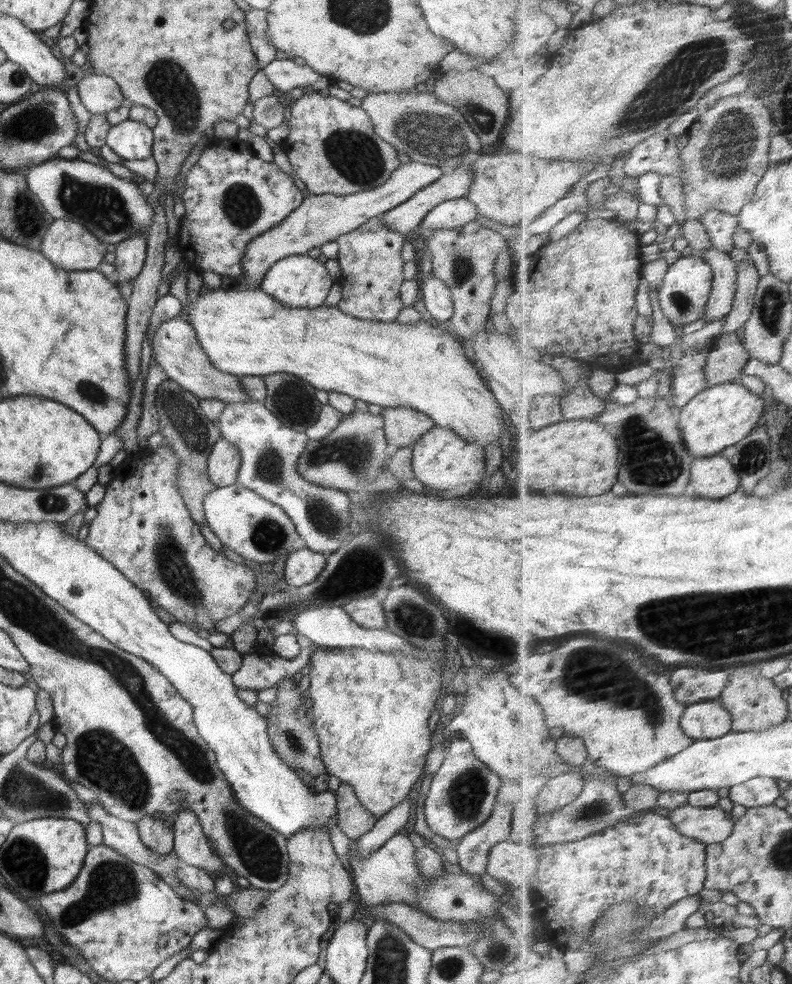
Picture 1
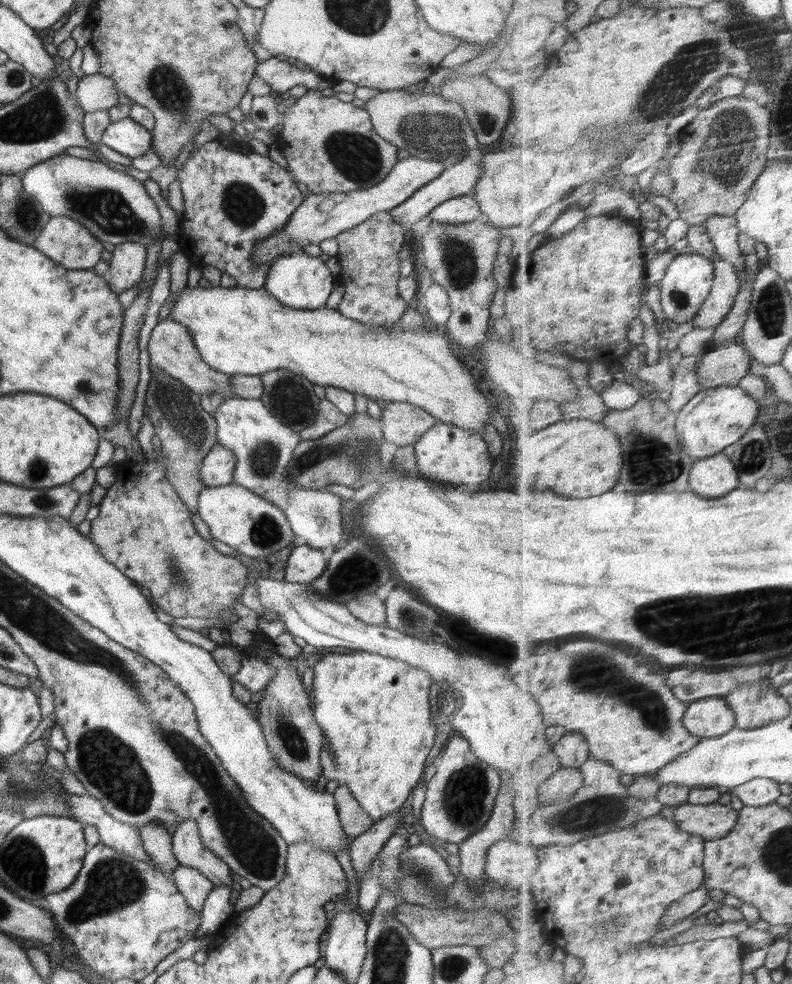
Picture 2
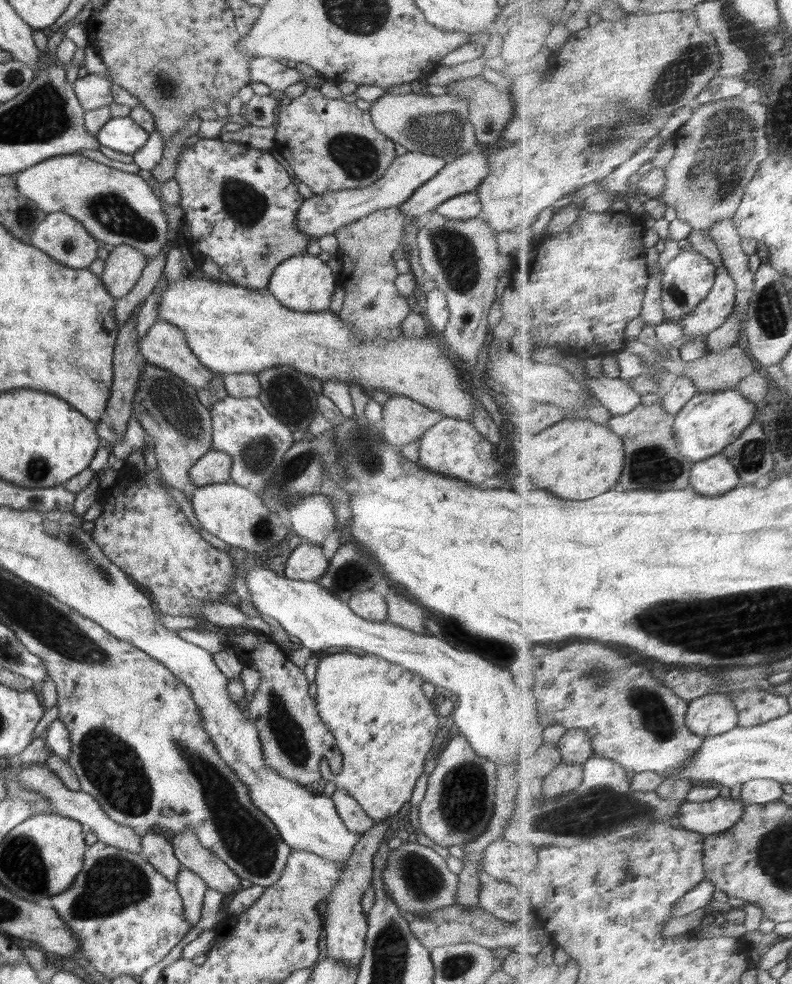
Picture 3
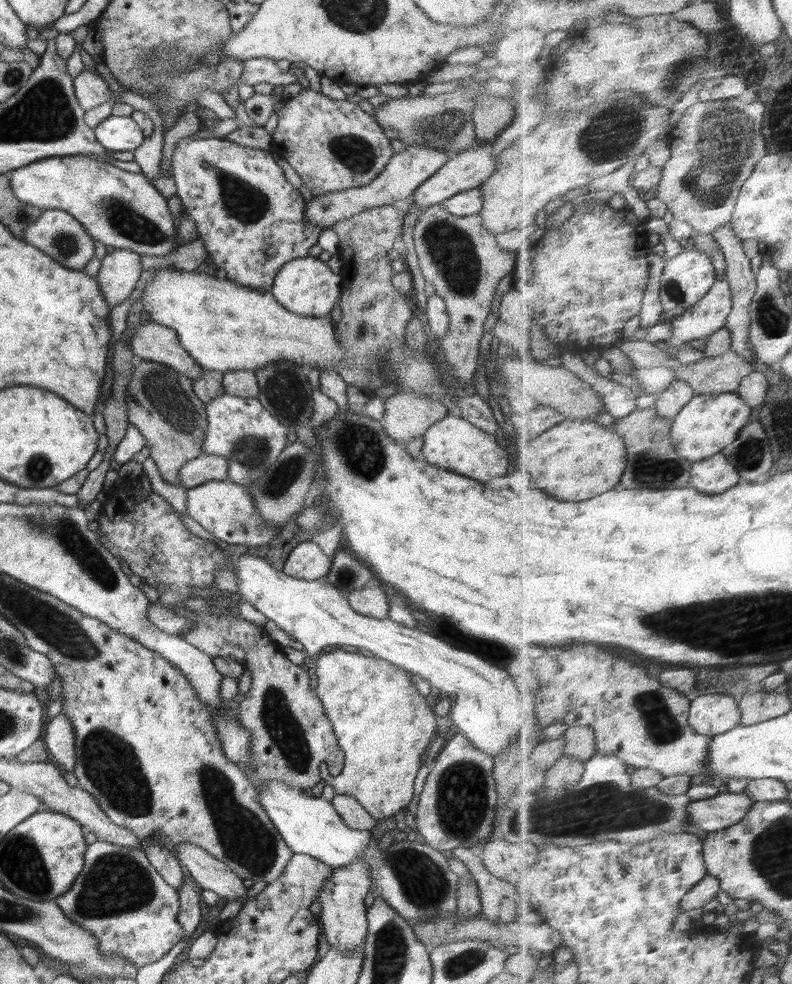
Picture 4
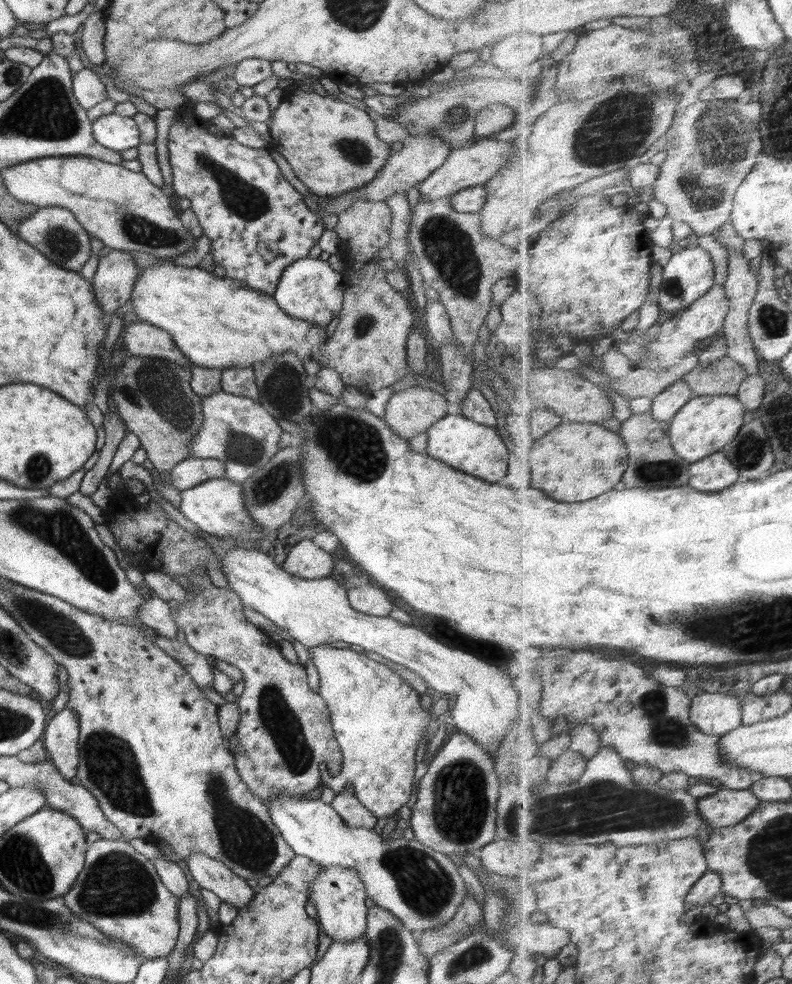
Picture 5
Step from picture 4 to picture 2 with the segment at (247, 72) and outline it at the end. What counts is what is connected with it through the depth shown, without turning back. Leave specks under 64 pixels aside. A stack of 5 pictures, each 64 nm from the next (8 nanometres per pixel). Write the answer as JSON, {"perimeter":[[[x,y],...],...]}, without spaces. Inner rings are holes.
{"perimeter":[[[274,56],[258,62],[255,74],[279,94],[287,92],[294,86],[306,86],[308,89],[322,91],[330,84],[326,77],[312,70],[301,70],[293,64],[293,61],[282,61]]]}

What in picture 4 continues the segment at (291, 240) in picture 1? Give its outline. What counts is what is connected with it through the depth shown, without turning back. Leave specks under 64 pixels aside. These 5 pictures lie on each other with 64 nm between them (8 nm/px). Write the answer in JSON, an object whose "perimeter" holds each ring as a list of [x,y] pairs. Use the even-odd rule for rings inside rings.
{"perimeter":[[[408,146],[400,153],[394,152],[384,171],[374,178],[370,184],[314,197],[305,203],[304,216],[311,224],[317,224],[323,231],[324,229],[332,229],[337,222],[360,214],[367,208],[374,208],[382,204],[393,205],[398,200],[404,200],[408,196],[412,196],[414,191],[444,166],[448,159],[449,155],[443,150]]]}

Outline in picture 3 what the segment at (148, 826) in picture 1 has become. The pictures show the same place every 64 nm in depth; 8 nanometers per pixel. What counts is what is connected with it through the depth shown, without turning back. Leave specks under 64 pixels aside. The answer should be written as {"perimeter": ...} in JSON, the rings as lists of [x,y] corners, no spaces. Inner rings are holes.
{"perimeter":[[[149,830],[141,836],[141,847],[141,856],[168,882],[176,884],[183,866],[174,857],[173,847],[162,832]]]}

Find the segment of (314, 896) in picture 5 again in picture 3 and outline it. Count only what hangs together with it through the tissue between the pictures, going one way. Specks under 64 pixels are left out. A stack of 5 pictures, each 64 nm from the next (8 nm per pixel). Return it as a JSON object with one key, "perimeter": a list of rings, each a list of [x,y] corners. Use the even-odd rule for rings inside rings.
{"perimeter":[[[375,822],[366,832],[361,833],[360,842],[354,846],[352,856],[341,867],[340,879],[334,891],[327,898],[328,906],[326,917],[323,918],[323,929],[326,930],[327,956],[334,960],[341,960],[355,966],[362,960],[366,935],[367,914],[362,911],[361,898],[364,892],[370,888],[373,875],[373,857],[384,841],[384,834],[388,830],[388,823]]]}

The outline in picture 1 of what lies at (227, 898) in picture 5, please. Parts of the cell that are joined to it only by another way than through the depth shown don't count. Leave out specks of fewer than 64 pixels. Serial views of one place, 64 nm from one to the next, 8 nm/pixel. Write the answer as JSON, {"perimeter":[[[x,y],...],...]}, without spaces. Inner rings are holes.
{"perimeter":[[[180,809],[172,821],[173,852],[178,860],[208,873],[213,879],[224,876],[226,864],[208,846],[198,817],[190,809]]]}

